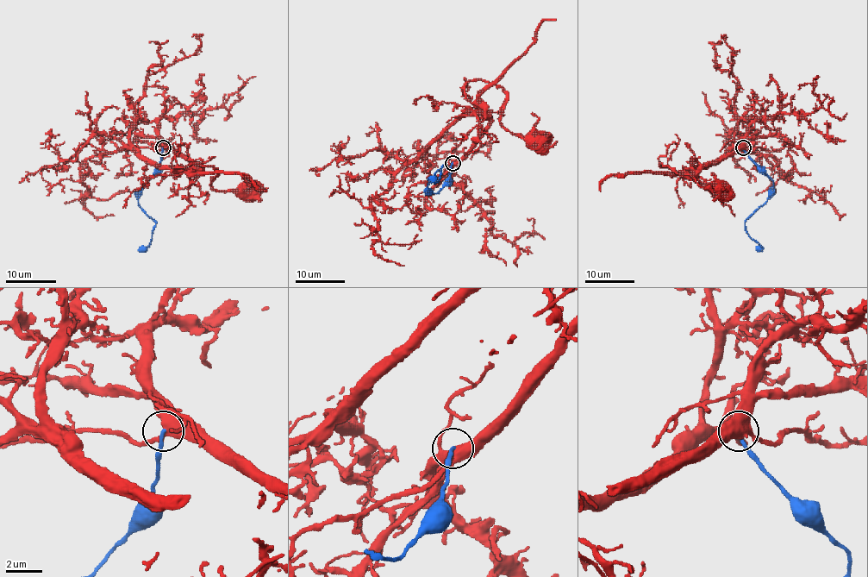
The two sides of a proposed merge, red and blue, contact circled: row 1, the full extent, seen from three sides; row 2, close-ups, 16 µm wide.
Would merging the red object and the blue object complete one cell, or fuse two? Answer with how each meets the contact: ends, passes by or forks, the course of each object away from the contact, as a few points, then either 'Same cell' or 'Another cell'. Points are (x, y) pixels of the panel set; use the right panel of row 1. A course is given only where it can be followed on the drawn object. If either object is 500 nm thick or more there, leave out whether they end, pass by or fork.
Course of red: (743, 147), (696, 172), (677, 172), (661, 167), (660, 164), (708, 190), (718, 189). Course of blue: (743, 147), (745, 153), (773, 181), (763, 203), (745, 222), (746, 232), (761, 245), (758, 250). Another cell

